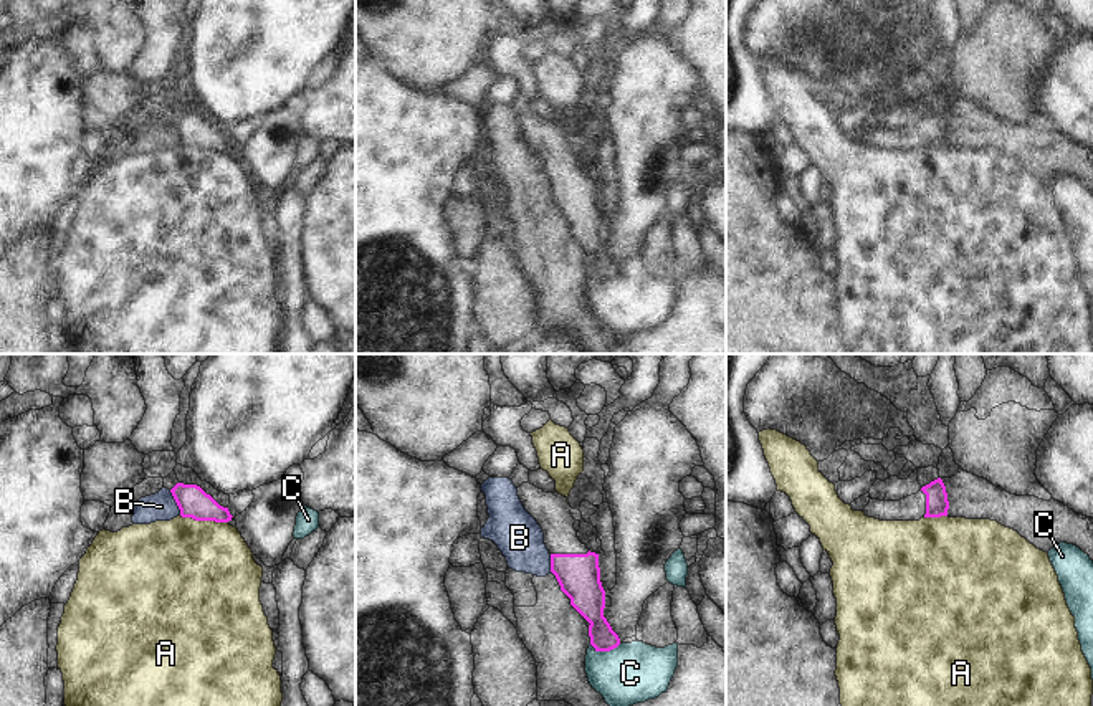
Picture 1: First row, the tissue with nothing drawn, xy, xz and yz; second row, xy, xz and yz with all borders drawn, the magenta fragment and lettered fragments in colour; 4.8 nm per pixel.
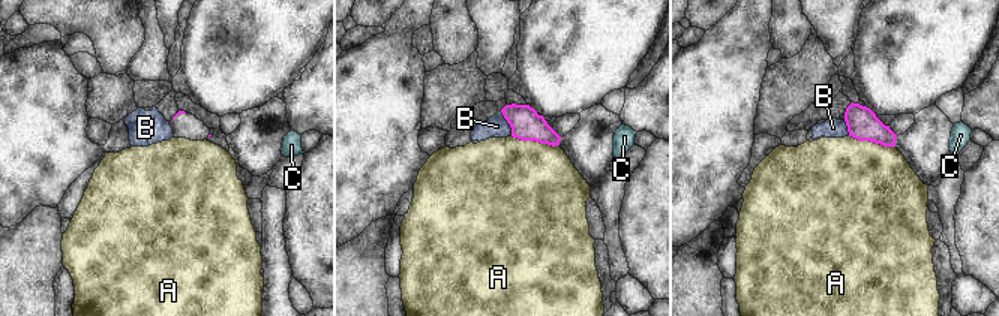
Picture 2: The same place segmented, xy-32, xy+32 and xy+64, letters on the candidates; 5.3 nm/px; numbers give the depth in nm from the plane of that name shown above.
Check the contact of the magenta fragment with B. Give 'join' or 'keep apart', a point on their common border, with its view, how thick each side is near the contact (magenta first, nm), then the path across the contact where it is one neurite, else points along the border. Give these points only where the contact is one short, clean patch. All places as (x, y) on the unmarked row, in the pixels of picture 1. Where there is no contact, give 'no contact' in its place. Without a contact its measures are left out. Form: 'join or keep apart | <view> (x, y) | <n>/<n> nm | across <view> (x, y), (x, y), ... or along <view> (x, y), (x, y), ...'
keep apart | xy (176, 131) | 150/140 nm | along xy (169, 119), (181, 143)

